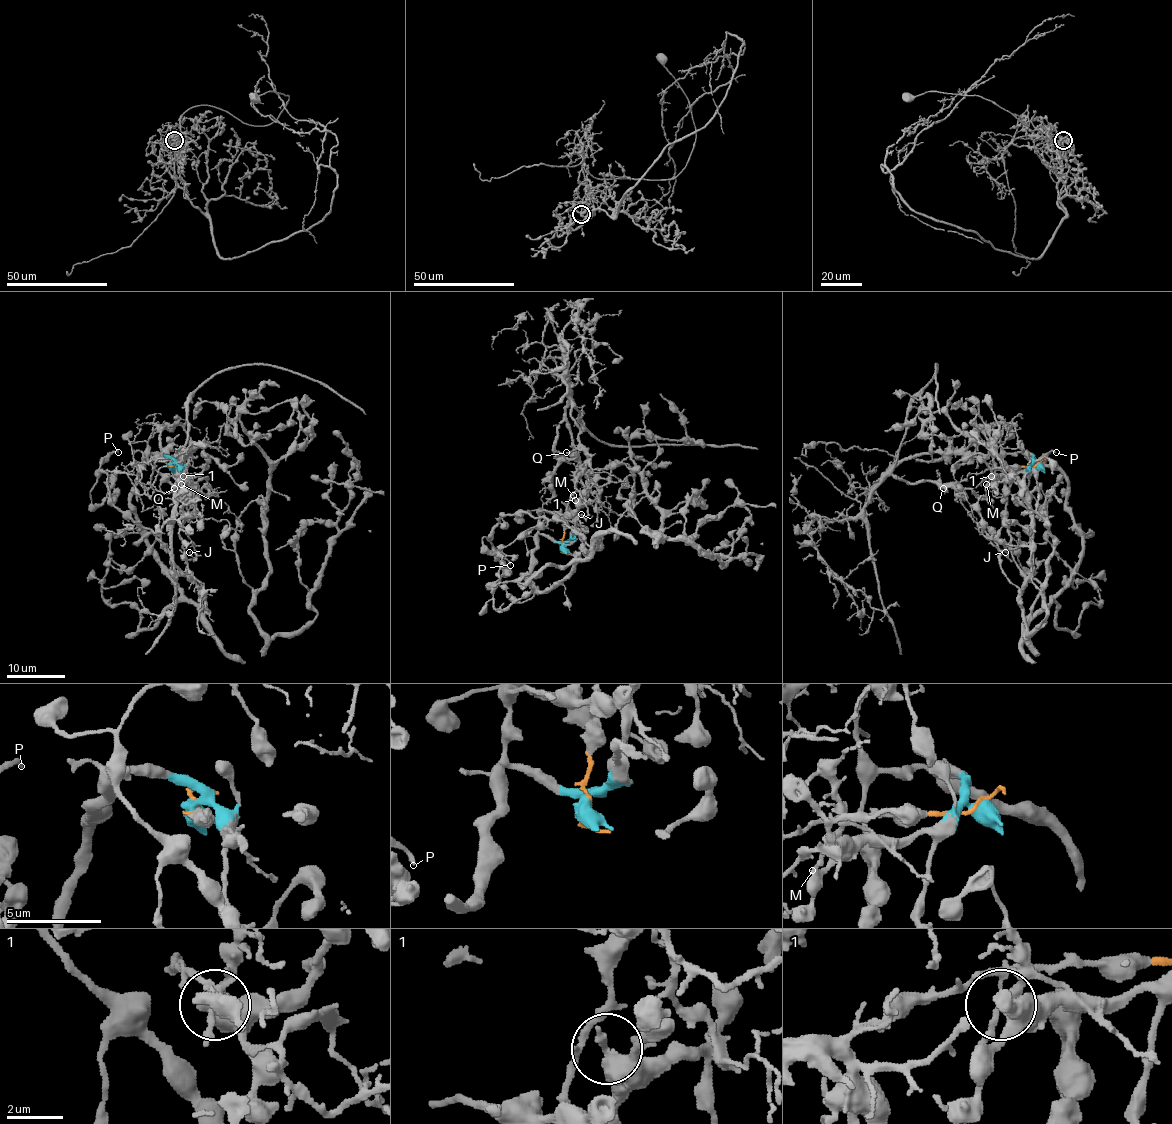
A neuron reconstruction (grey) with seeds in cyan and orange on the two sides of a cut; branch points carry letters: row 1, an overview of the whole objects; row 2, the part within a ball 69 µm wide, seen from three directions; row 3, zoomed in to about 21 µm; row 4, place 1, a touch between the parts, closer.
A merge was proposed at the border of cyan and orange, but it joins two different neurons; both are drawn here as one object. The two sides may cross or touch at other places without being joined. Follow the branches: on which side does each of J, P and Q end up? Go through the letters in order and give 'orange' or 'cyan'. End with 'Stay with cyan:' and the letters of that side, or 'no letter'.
J: orange
P: cyan
Q: orange
Stay with cyan: P

